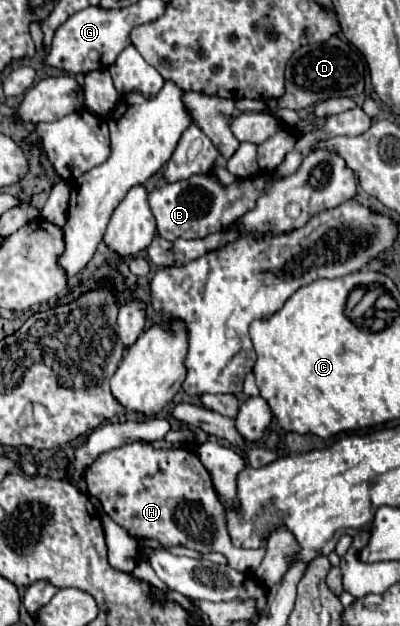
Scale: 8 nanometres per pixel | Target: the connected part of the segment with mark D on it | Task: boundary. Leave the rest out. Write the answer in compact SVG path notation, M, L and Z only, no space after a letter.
M331 36L323 44L303 46L291 56L287 78L285 78L285 94L277 100L277 106L301 110L315 102L343 96L343 94L347 98L355 98L363 94L363 80L365 80L365 62L361 52L347 40L339 36Z

